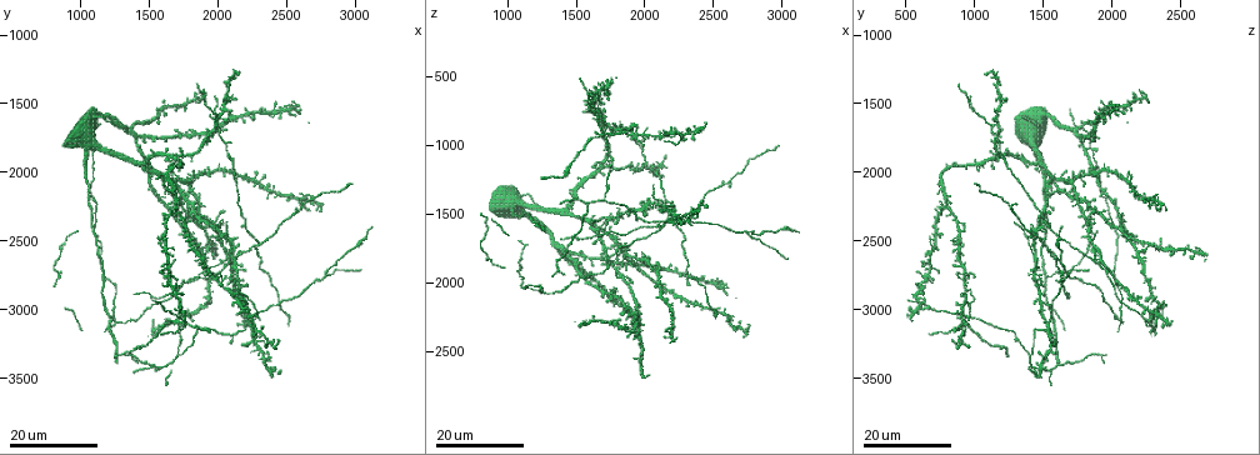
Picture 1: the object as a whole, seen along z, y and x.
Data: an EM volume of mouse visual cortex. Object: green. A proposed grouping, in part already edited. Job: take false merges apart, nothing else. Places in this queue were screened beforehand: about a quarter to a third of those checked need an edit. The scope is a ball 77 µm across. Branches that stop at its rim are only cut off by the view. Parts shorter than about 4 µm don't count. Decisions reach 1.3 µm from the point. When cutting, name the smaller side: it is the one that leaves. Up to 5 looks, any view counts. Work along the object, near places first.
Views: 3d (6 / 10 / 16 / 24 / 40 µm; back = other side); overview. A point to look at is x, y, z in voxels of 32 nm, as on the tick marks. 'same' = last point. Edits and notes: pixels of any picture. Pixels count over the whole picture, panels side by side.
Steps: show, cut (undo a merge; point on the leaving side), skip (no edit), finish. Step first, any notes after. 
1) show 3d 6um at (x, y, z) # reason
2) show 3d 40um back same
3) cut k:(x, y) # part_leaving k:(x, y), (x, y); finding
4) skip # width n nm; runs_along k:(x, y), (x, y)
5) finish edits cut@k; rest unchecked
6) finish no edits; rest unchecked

show 3d 16um at (2760, 2780, 1640) # a fork

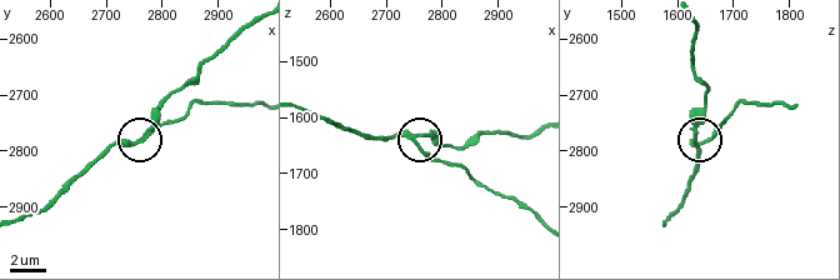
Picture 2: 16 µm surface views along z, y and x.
show 3d 10um at (2750, 2790, 1640)

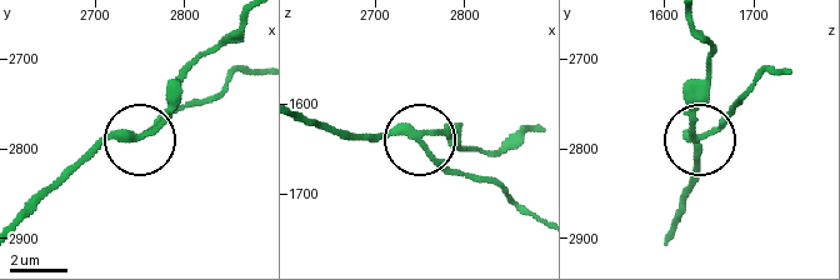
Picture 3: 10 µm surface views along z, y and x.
skip # runs_along 3:(303, 113), (346, 133), (410, 135), (473, 180); one neuron here

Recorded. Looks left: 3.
show 3d 24um at (2100, 2600, 1440)

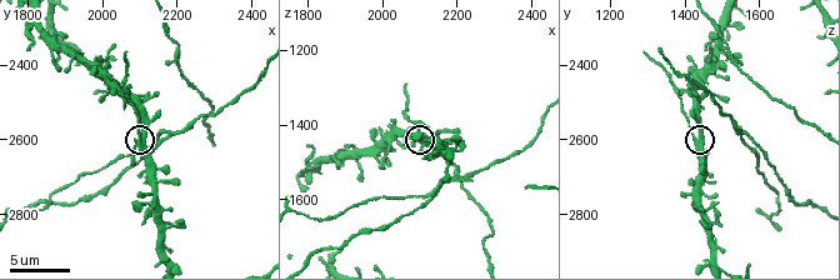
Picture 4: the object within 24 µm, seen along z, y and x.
show 3d 6um at (2090, 2600, 1430)

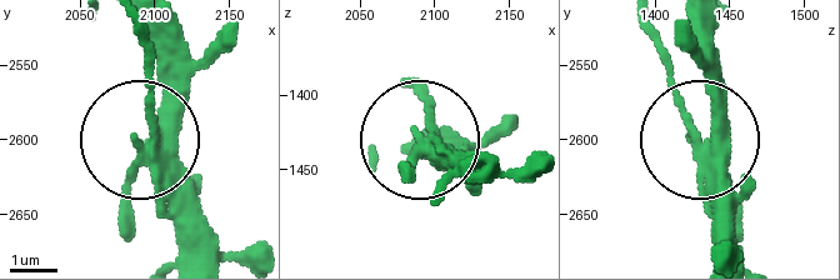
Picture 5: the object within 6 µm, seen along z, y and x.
show 3d 6um back at (2096, 2610, 1436) # other side

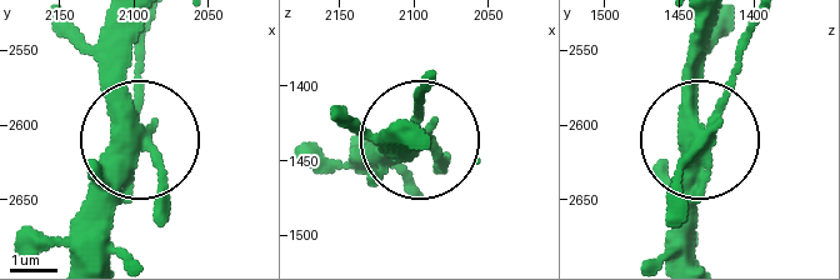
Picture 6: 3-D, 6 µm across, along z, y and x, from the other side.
cut 6:(416, 113) # part_leaving 6:(705, 148), (749, 20); two neurons meet here

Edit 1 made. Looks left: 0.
finish edits cut@6; rest unchecked

